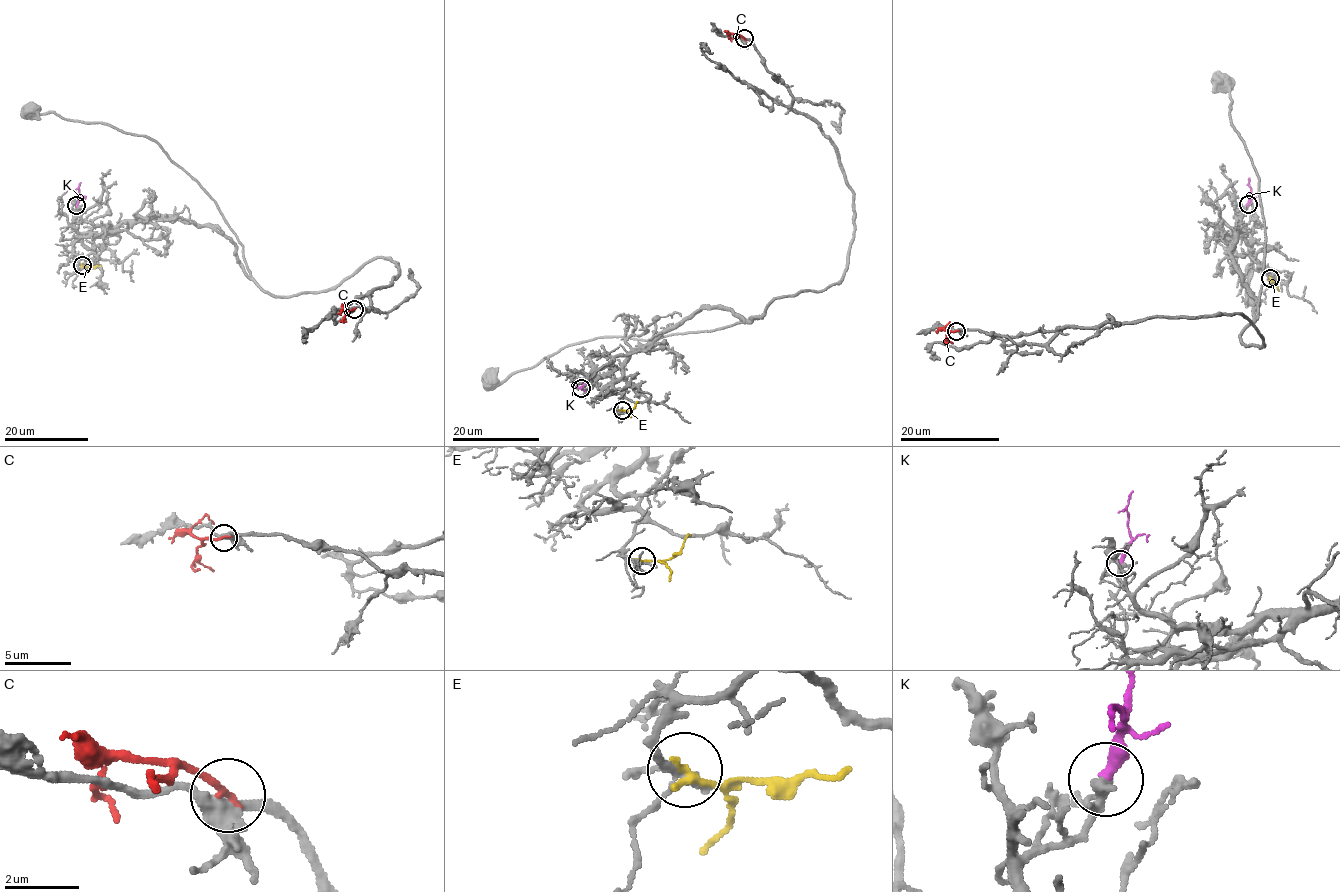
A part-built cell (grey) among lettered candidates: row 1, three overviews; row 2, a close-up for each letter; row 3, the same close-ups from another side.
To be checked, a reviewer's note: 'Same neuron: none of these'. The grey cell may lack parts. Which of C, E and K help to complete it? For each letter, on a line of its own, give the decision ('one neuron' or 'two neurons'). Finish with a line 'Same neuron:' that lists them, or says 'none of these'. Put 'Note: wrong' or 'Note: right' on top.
Note: wrong
C: two neurons
E: two neurons
K: one neuron
Same neuron: K

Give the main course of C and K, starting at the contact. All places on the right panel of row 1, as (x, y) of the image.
C: (957, 331), (948, 331), (947, 338), (952, 344)
K: (1247, 204), (1250, 196), (1248, 178)

